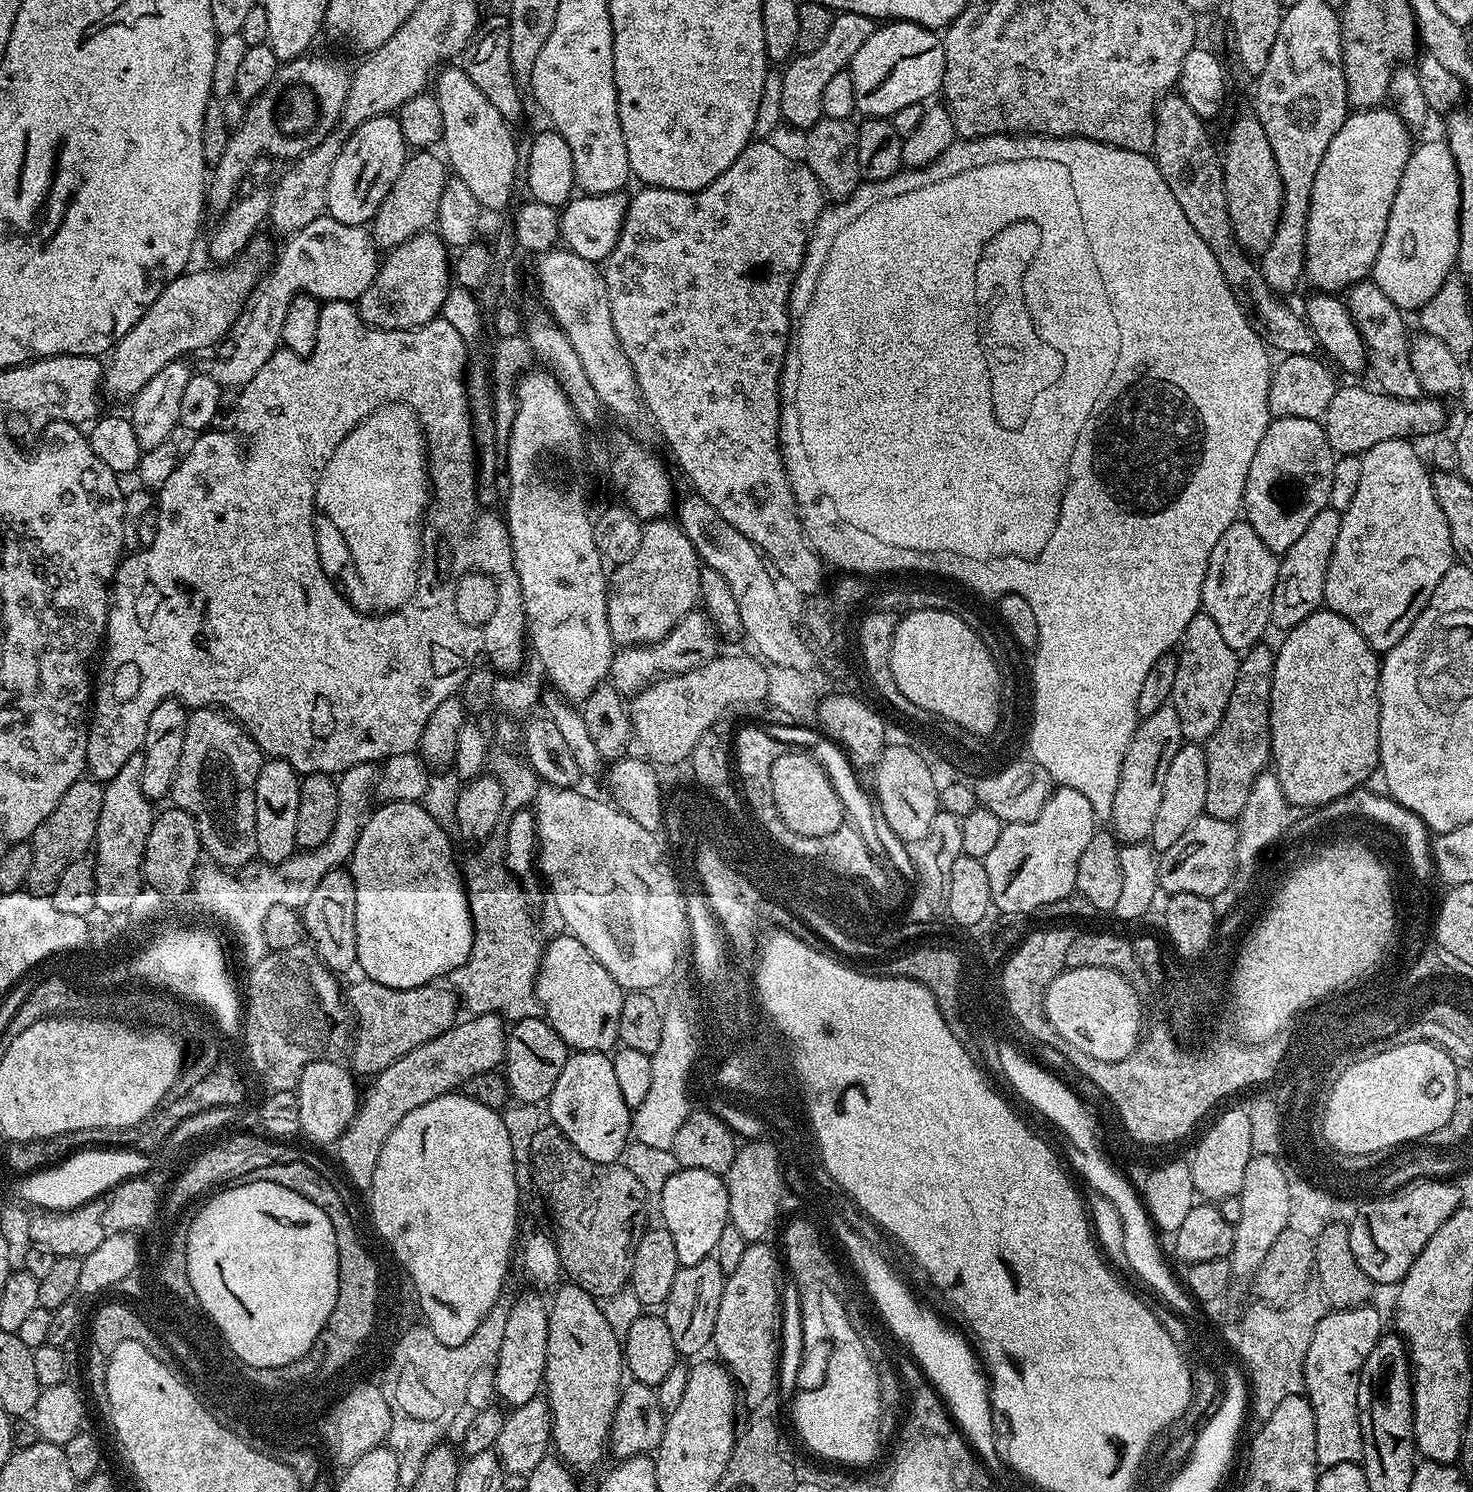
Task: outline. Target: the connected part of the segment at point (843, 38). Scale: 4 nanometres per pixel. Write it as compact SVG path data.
M846 12L833 15L830 31L818 50L802 52L787 61L782 68L782 117L796 128L807 130L813 128L822 119L822 90L826 90L830 78L841 75L851 65L854 54L874 34L878 27L877 21L871 20L866 14Z

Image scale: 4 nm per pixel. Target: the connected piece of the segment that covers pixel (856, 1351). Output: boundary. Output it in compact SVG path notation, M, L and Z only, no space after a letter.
M839 1295L837 1296L824 1296L824 1316L828 1316L828 1328L830 1329L831 1336L836 1336L836 1352L830 1354L830 1366L826 1366L822 1369L822 1376L824 1381L821 1382L817 1388L808 1388L804 1393L801 1391L799 1395L795 1397L796 1409L793 1410L792 1416L796 1419L796 1428L800 1431L800 1436L804 1439L804 1444L808 1448L813 1448L820 1456L825 1456L828 1460L841 1460L844 1464L868 1464L876 1456L876 1447L880 1444L880 1428L882 1428L882 1422L876 1417L876 1379L872 1376L872 1368L868 1368L868 1359L864 1352L860 1352L860 1343L858 1343L858 1334L856 1333L857 1325L848 1317L848 1312L844 1309L843 1299Z

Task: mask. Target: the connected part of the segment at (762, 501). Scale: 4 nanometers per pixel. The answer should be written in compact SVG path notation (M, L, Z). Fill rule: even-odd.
M760 138L751 144L747 144L742 150L742 154L738 154L738 158L733 164L727 168L724 173L718 178L714 178L714 182L710 182L698 192L679 192L678 190L670 190L669 188L650 188L647 186L641 187L641 192L631 193L628 209L626 210L626 218L622 222L622 230L618 234L618 242L614 246L614 250L608 255L607 260L603 261L602 271L604 273L604 285L606 286L606 294L610 302L610 318L614 318L614 330L618 334L618 342L622 346L622 350L626 350L626 358L630 358L630 362L634 366L634 374L638 378L638 386L640 387L640 397L644 400L644 406L647 415L652 416L654 423L660 427L660 432L664 435L664 440L668 443L668 448L672 451L672 456L676 459L676 464L682 471L688 475L688 480L693 484L695 495L706 498L706 502L710 502L710 506L714 506L714 510L718 510L718 514L722 514L722 518L726 518L726 522L730 522L730 526L734 526L734 530L738 530L738 534L742 534L750 543L756 545L761 553L770 561L771 567L778 573L781 581L789 580L798 591L804 596L812 596L815 592L823 593L826 588L826 580L824 584L824 568L826 569L825 561L817 556L811 544L808 543L804 535L804 526L800 518L800 509L798 507L797 493L792 493L792 484L790 474L784 468L784 455L780 452L782 443L782 433L780 431L780 371L784 369L784 357L788 355L788 346L790 343L790 301L792 300L792 286L796 282L796 276L800 272L800 267L806 263L806 253L808 250L808 241L812 238L812 231L818 222L821 212L826 207L826 199L824 200L824 192L820 189L820 180L807 168L804 164L799 164L796 160L791 160L786 153L780 148L775 148L774 145L768 144L767 139Z

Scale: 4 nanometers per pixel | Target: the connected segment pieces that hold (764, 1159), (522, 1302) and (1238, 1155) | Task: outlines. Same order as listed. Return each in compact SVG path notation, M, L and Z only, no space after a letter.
M761 1139L744 1142L736 1149L736 1157L726 1174L728 1186L729 1221L750 1242L760 1242L776 1224L776 1215L781 1215L780 1180L777 1176L776 1157L772 1149L761 1143Z
M528 1292L511 1301L506 1318L506 1335L502 1338L502 1350L496 1360L496 1392L508 1403L509 1409L520 1408L526 1402L537 1399L544 1383L546 1370L546 1338L548 1337L549 1305Z
M1243 1107L1224 1112L1204 1132L1204 1137L1195 1141L1196 1149L1190 1157L1190 1167L1197 1193L1205 1201L1219 1202L1239 1197L1240 1187L1246 1178L1246 1166L1252 1161L1254 1137L1247 1111Z

